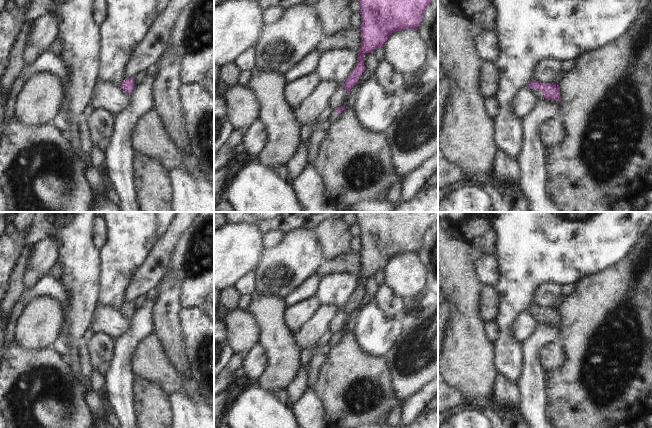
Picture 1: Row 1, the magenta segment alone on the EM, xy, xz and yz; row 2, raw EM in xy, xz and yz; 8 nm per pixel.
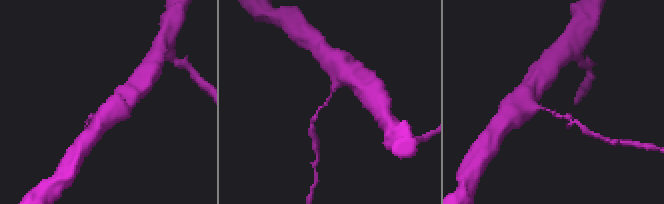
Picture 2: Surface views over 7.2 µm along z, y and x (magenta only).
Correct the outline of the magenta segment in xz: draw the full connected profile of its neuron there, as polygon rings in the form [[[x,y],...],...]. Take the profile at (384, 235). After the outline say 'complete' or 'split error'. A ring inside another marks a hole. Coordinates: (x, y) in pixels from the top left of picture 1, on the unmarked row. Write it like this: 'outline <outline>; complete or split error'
outline [[[353,212],[356,217],[356,224],[360,229],[361,270],[358,278],[357,288],[348,300],[342,311],[349,318],[360,300],[365,294],[364,280],[366,277],[373,277],[377,271],[383,271],[389,260],[404,253],[417,253],[421,248],[423,237],[433,223],[438,220],[438,212]]]; complete

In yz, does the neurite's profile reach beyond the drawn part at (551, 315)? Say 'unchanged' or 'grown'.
unchanged

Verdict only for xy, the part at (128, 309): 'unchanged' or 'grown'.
unchanged

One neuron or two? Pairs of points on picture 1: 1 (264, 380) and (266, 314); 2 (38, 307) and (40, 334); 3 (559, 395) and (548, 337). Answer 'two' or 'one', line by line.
1: one
2: one
3: two

